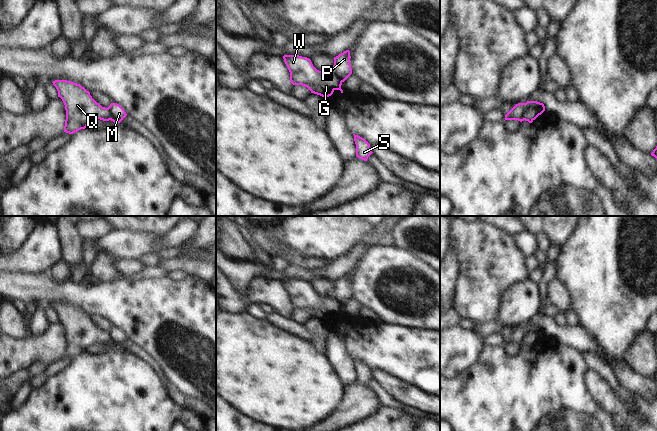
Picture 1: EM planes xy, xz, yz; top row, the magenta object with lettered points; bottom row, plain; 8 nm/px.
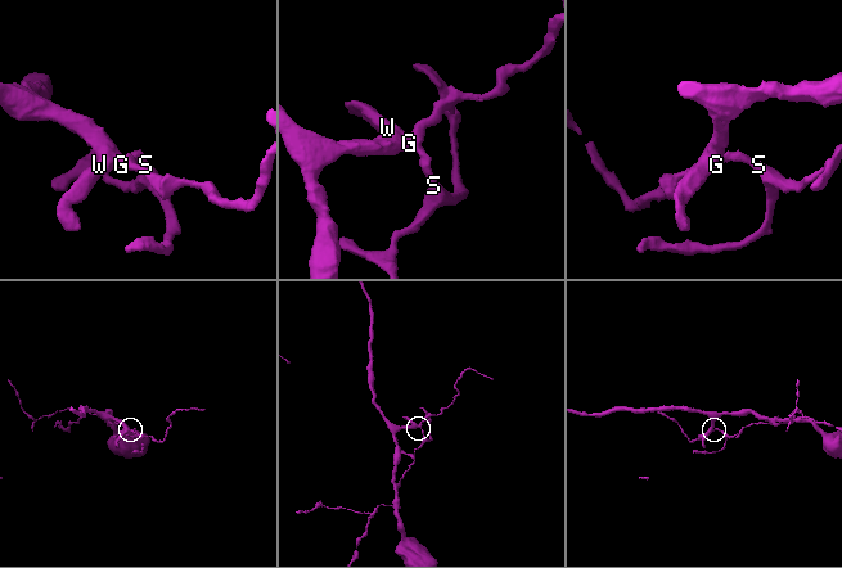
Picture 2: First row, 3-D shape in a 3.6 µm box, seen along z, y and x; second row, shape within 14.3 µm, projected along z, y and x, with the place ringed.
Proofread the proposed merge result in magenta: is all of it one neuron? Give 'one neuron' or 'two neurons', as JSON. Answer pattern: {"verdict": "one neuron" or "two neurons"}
{"verdict": "two neurons"}

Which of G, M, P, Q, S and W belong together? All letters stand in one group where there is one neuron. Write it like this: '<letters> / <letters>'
G Q W / M P S

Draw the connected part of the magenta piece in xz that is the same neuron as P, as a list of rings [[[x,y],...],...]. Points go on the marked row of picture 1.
[[[349,50],[334,57],[334,66],[330,73],[335,75],[341,82],[344,82],[352,74],[350,58]]]

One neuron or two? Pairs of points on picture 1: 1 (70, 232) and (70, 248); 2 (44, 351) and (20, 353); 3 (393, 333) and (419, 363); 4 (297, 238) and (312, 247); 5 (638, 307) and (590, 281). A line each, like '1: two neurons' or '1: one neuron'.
1: one neuron
2: one neuron
3: one neuron
4: one neuron
5: one neuron

